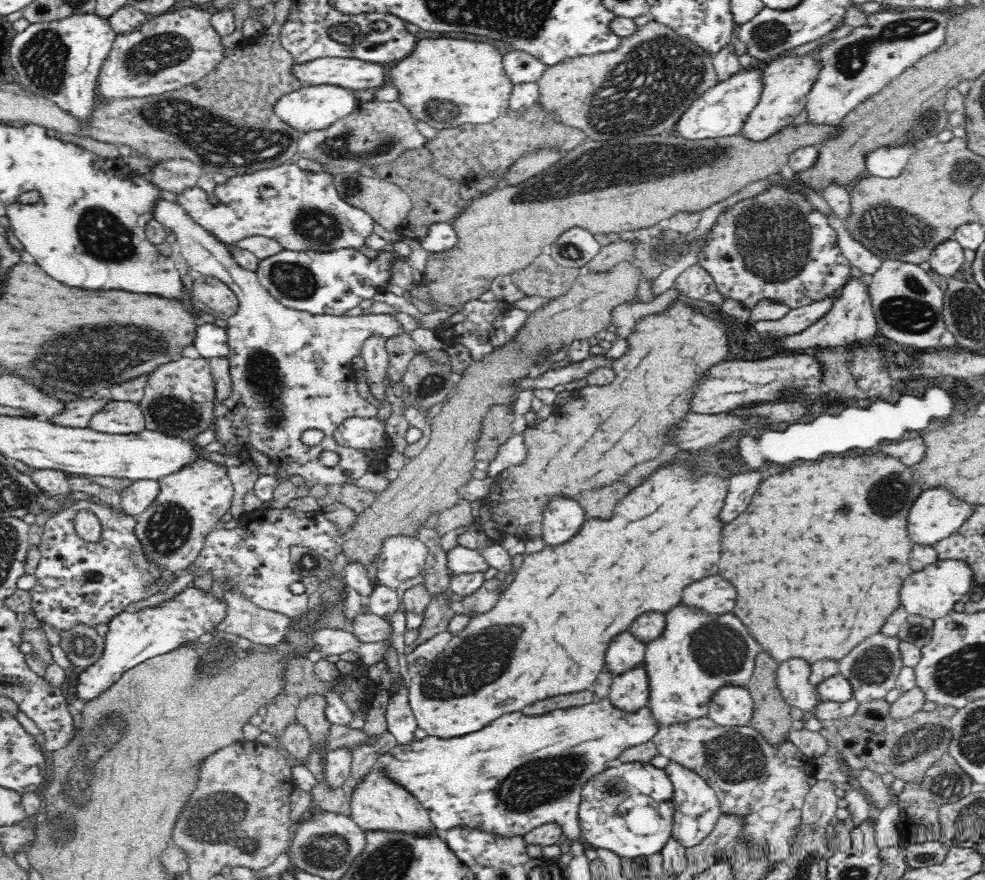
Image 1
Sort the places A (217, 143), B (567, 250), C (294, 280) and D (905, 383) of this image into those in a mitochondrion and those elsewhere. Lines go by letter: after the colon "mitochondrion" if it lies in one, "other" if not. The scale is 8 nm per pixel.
A: mitochondrion
B: mitochondrion
C: mitochondrion
D: other

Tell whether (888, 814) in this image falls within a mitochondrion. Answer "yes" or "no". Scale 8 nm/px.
no

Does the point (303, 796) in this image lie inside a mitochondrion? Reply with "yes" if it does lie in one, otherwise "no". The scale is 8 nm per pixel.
no

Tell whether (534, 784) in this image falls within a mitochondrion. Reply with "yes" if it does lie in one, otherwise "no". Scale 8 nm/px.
yes

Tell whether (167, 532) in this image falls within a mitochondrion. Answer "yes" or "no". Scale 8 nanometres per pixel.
yes

